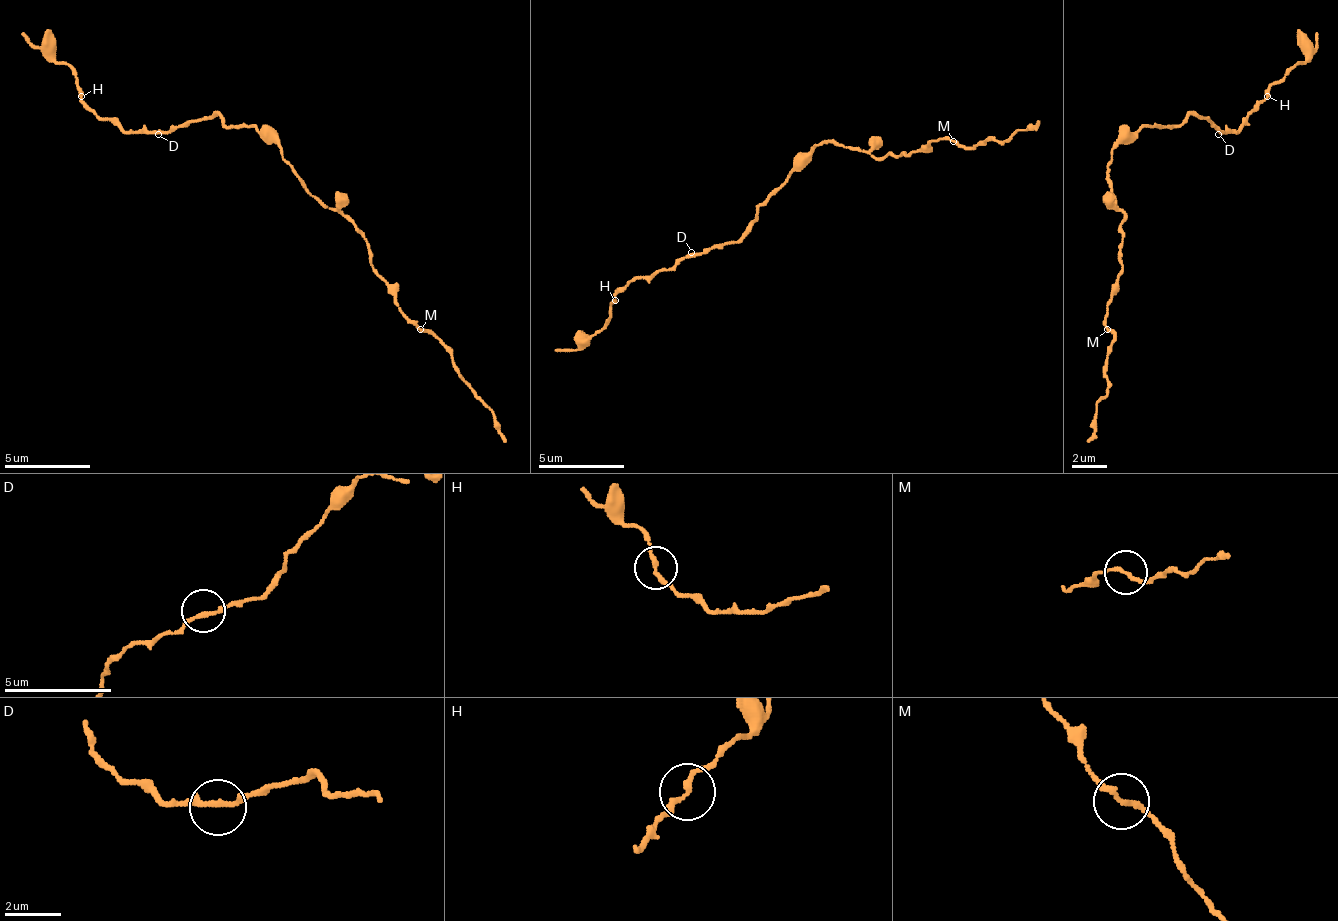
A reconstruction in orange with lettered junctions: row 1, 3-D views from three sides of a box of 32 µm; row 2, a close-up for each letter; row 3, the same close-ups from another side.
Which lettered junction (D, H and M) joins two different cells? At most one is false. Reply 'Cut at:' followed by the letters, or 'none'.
Cut at: none

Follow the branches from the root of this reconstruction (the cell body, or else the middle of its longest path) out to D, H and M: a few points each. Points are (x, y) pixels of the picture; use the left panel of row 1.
D: (279, 147), (253, 125), (222, 125), (218, 117), (184, 121), (158, 134)
H: (279, 147), (253, 125), (222, 125), (218, 117), (166, 130), (123, 130), (80, 95)
M: (279, 147), (292, 173), (356, 229), (369, 251), (374, 272), (421, 328)

